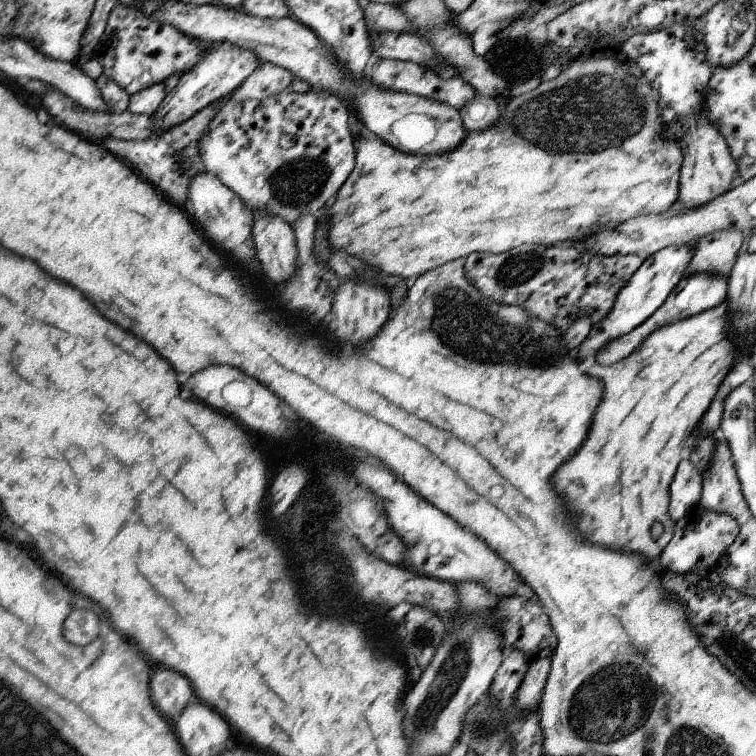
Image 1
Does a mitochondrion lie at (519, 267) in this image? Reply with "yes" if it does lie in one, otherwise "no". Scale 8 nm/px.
yes

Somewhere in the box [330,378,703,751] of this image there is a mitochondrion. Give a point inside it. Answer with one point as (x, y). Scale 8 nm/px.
(599, 710)

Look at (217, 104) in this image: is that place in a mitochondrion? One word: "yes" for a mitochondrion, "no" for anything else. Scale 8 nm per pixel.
no

